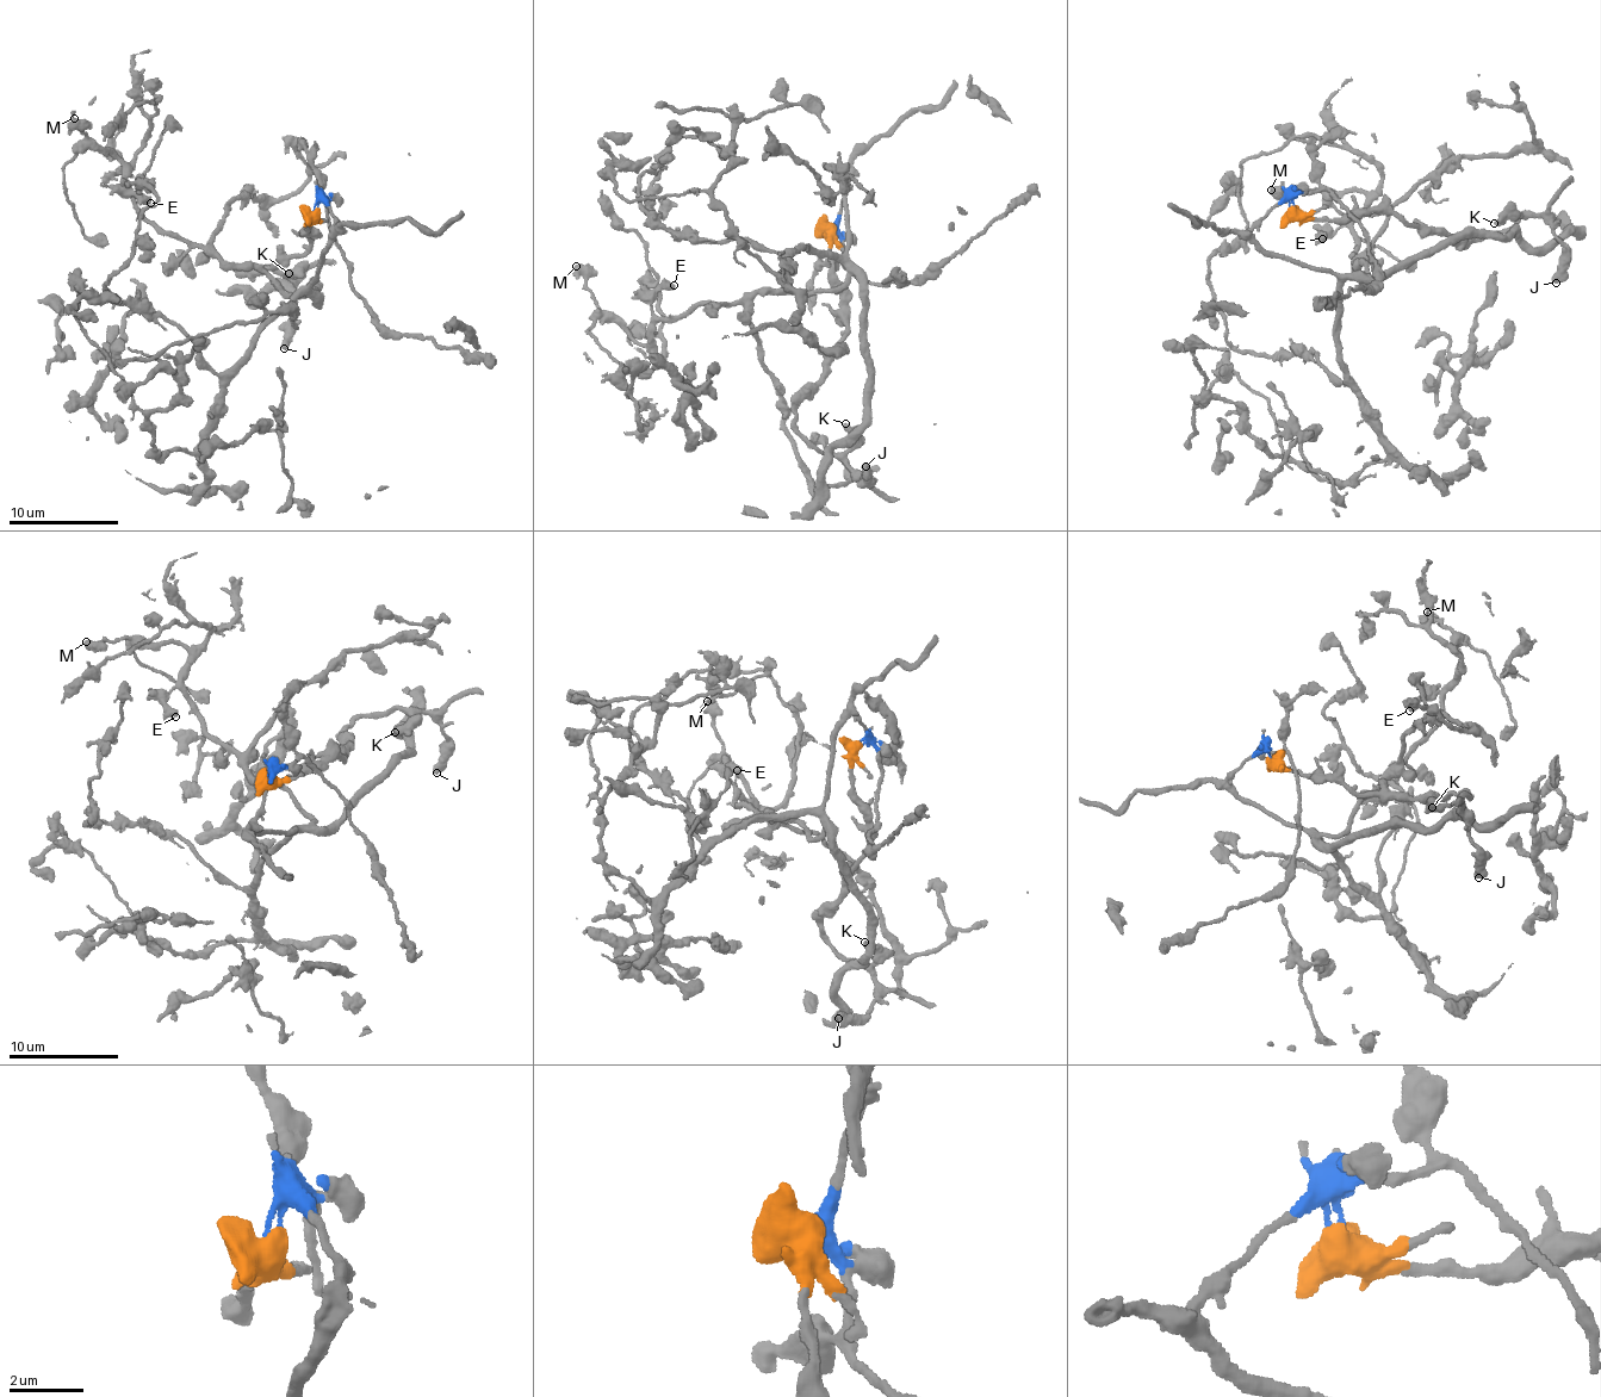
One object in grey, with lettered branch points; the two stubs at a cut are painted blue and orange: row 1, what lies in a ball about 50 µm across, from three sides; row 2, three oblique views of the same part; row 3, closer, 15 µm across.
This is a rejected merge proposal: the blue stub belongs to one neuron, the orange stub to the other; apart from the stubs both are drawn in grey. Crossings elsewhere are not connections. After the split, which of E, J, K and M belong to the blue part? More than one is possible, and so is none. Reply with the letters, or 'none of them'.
E, M

